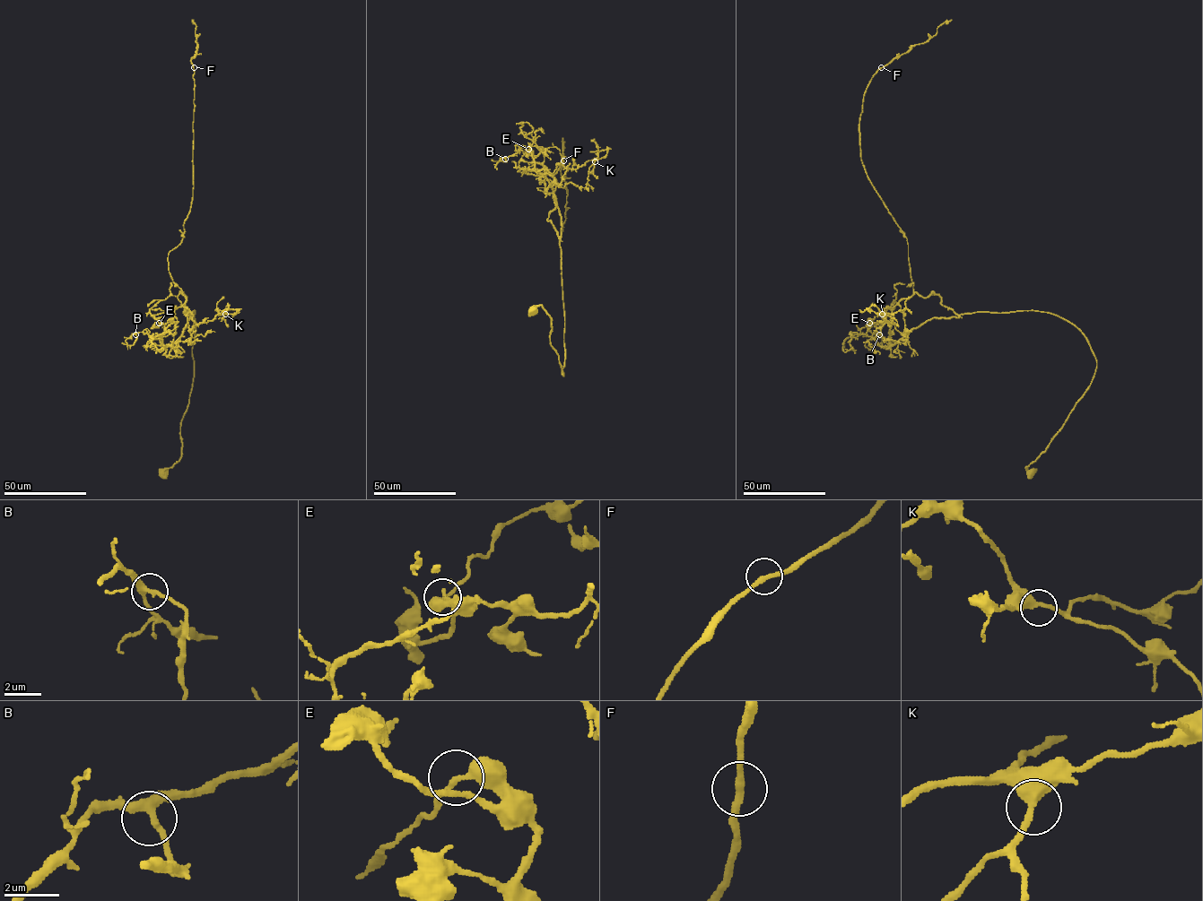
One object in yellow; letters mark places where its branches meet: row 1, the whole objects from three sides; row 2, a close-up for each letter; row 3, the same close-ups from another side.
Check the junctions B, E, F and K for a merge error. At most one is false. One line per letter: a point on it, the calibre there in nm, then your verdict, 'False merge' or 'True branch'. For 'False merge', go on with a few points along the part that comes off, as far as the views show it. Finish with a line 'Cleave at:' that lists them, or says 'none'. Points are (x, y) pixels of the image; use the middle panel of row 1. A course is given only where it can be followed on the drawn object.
B: Place: (505, 159). Thickness 300 nm. True branch
E: Place: (528, 149). Thickness 260 nm. True branch
F: Place: (563, 160). Thickness 240 nm. True branch
K: Place: (595, 161). Thickness 400 nm. True branch
Cleave at: none

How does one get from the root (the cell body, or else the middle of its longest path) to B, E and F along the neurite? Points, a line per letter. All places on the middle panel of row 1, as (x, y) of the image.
B: (533, 309), (541, 305), (550, 316), (550, 343), (563, 376), (562, 216), (532, 154), (520, 150), (505, 159)
E: (533, 309), (541, 305), (550, 316), (550, 343), (563, 376), (560, 239), (547, 220), (556, 179), (528, 150)
F: (533, 309), (550, 316), (563, 376), (555, 203), (537, 188), (553, 186), (562, 139), (563, 160)

